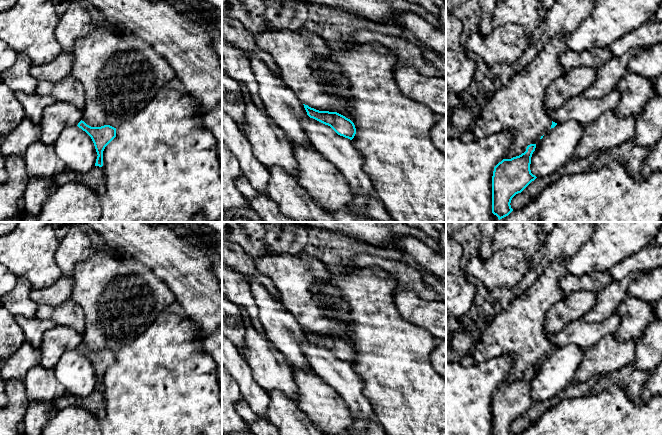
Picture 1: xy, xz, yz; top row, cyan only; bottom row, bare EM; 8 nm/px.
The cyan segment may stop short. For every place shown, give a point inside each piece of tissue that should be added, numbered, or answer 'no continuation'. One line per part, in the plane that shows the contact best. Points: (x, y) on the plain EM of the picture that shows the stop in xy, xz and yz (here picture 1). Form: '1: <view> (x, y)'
no continuation

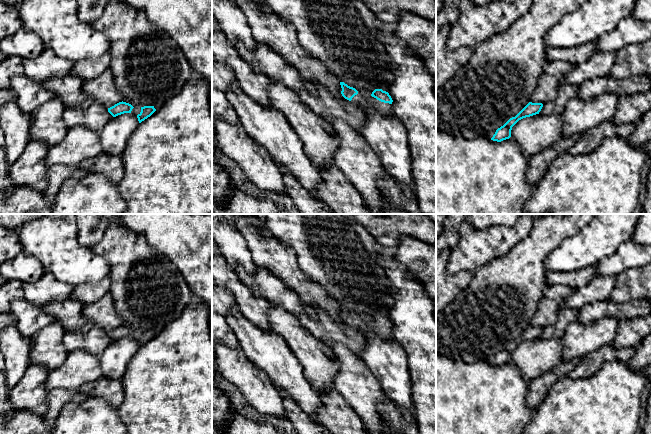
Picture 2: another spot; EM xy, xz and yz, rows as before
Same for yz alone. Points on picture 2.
no continuation

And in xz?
1: xz (384, 332)

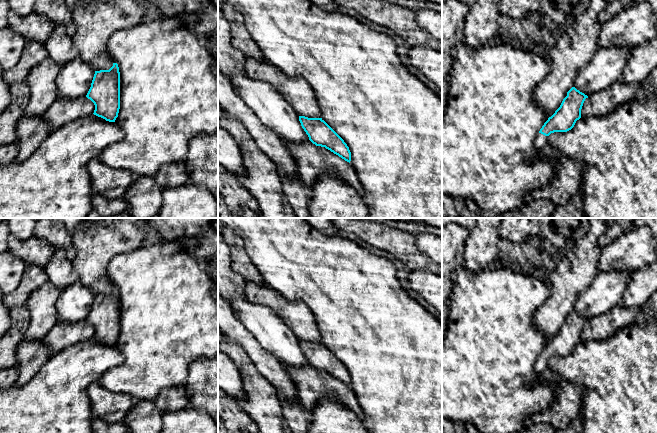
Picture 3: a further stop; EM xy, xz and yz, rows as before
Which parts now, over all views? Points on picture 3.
1: yz (540, 367)

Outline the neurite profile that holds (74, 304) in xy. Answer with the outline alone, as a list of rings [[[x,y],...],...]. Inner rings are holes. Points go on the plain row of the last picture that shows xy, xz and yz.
[[[79,280],[64,288],[55,303],[58,321],[66,323],[84,322],[90,311],[95,294]]]

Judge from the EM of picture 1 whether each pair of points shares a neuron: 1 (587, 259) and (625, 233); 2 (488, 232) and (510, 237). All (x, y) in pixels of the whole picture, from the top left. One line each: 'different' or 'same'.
1: same
2: different

